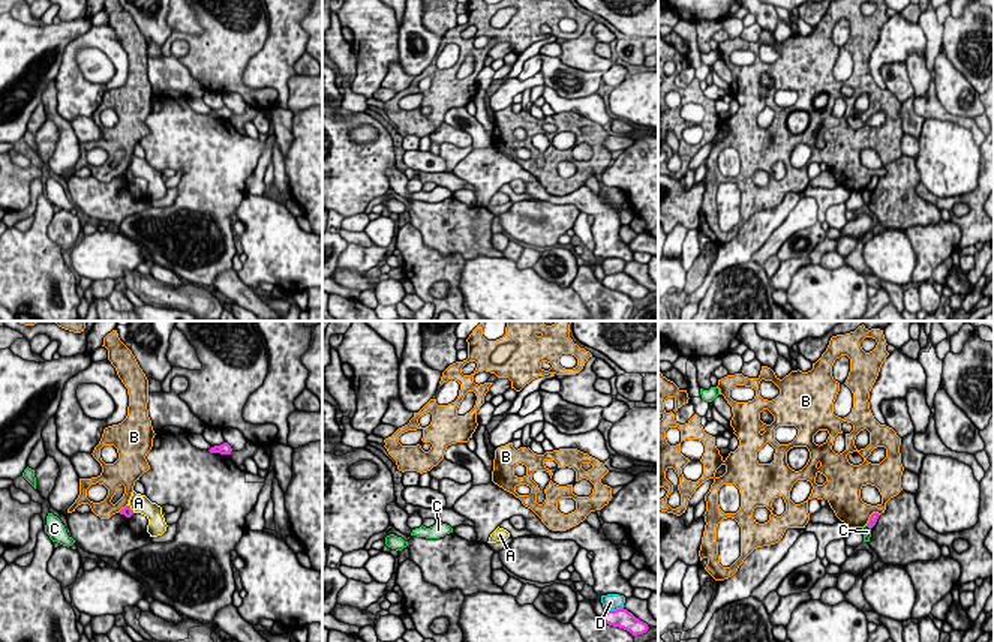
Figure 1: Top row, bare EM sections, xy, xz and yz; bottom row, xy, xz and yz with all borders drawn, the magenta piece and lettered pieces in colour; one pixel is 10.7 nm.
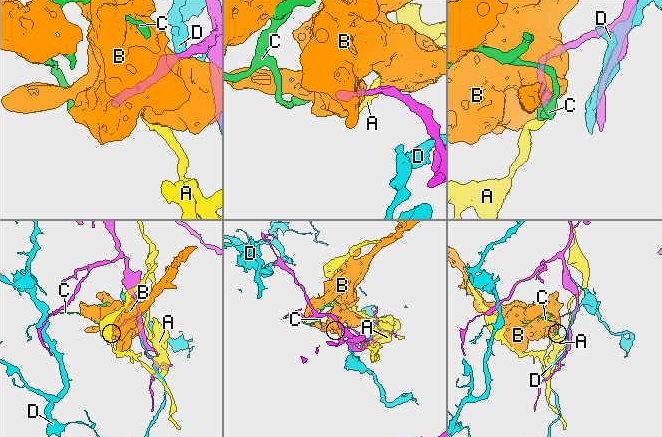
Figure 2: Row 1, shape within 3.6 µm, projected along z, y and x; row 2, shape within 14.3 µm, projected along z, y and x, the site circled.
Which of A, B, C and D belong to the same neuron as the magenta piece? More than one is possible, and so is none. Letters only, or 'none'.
none

